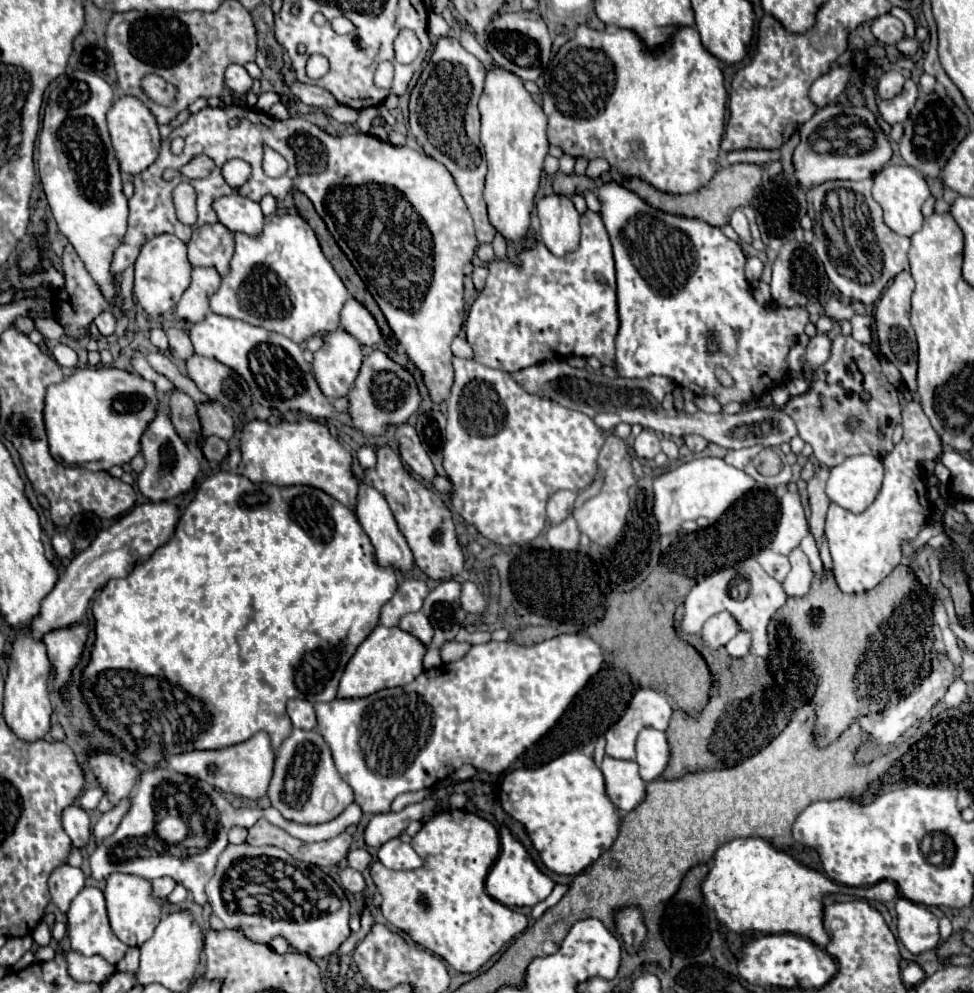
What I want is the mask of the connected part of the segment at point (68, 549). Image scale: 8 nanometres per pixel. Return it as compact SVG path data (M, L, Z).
M54 534L52 536L52 548L60 558L66 558L72 554L72 542L66 534Z

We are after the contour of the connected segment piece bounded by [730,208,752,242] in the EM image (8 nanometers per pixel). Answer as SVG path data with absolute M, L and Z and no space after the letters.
M740 208L732 214L730 224L732 224L732 228L736 230L736 234L738 234L744 242L750 242L750 240L752 240L752 238L750 238L750 230L748 230L748 220L746 220L746 216L744 216L744 212L742 212Z

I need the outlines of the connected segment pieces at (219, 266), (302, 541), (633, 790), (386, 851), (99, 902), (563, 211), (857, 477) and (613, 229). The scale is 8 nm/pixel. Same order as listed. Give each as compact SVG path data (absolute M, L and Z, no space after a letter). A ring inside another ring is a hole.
M220 222L194 230L188 242L188 260L192 266L214 266L222 276L234 254L234 234Z
M218 472L214 476L208 476L200 484L194 500L182 512L174 536L164 546L160 546L144 564L136 566L124 582L126 590L116 590L120 588L116 586L120 584L120 580L110 580L100 592L98 600L94 600L92 610L96 618L96 644L92 650L90 664L82 672L82 690L90 710L96 714L96 722L102 728L110 730L114 736L118 736L124 742L124 746L130 752L138 754L138 758L144 760L148 766L156 766L168 754L178 754L186 750L226 748L248 740L260 730L270 734L272 748L276 750L292 732L292 722L286 714L286 702L290 698L304 698L308 702L330 702L336 698L338 682L344 674L348 660L378 626L380 608L384 606L384 602L388 602L388 598L392 598L398 586L396 570L392 566L380 566L376 562L374 546L350 508L328 496L324 490L312 486L280 488L264 482L256 484L250 482L246 476L234 472Z
M604 756L600 770L606 778L608 796L620 808L620 812L626 814L644 800L646 782L640 778L636 762Z
M398 838L388 840L380 848L378 860L390 870L416 870L422 866L422 858L412 850L412 846L400 842Z
M84 888L74 900L72 906L68 910L68 938L70 938L70 946L72 950L84 954L84 956L92 956L98 954L104 960L108 960L110 964L116 964L124 958L128 946L124 946L116 934L112 932L110 924L108 924L108 916L106 916L106 906L104 906L104 894L98 888Z
M550 194L536 202L540 238L556 256L576 250L580 242L580 214L568 196Z
M852 456L830 470L826 494L838 506L864 512L880 492L884 478L882 460L876 456Z
M610 180L606 184L602 184L598 190L598 198L600 198L600 216L604 220L604 226L608 230L608 236L610 236L610 242L612 242L612 248L614 248L614 260L616 260L616 282L618 282L618 314L620 314L620 330L618 330L618 336L616 336L616 372L622 376L622 378L648 378L648 376L666 376L666 378L672 378L676 384L680 384L682 388L690 388L696 396L714 396L718 398L718 402L724 406L732 400L738 400L738 402L750 402L754 398L760 398L768 388L776 386L782 382L782 374L786 370L786 354L788 350L796 344L796 338L800 332L804 332L804 326L808 324L808 312L804 308L792 308L792 310L784 310L780 306L760 306L756 304L756 300L752 298L752 290L750 290L750 284L744 276L744 264L746 264L746 256L740 248L738 242L730 240L724 236L724 232L716 226L710 226L708 222L704 220L698 220L698 218L682 218L682 216L674 216L674 214L668 214L668 212L662 212L654 206L650 206L648 202L644 202L636 192L624 188L622 184ZM710 330L716 330L718 334L718 340L720 340L720 350L716 354L710 354L706 350L706 336ZM722 366L730 378L734 380L732 386L724 386L718 382L716 378L716 368Z

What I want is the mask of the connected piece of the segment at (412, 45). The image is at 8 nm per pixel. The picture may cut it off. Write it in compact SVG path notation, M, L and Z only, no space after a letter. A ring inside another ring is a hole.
M402 30L398 34L398 38L394 40L394 52L396 52L396 60L400 64L410 64L418 56L418 52L420 52L420 42L414 36L414 32Z

